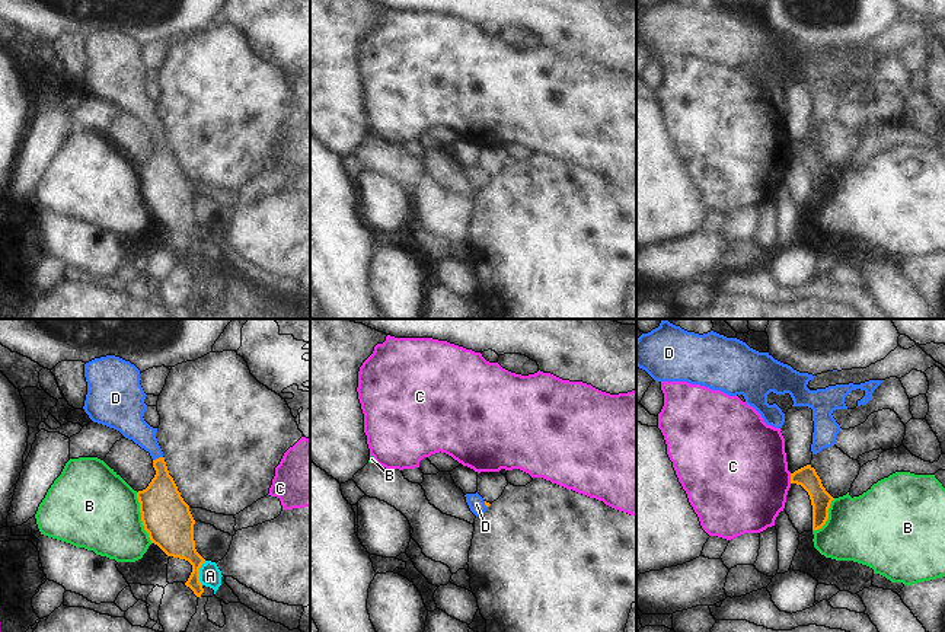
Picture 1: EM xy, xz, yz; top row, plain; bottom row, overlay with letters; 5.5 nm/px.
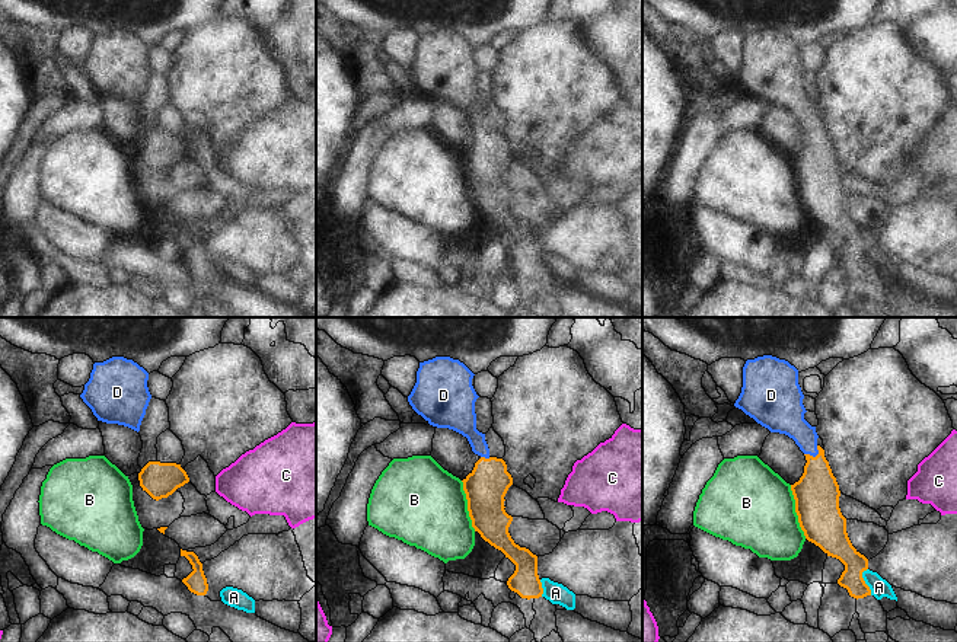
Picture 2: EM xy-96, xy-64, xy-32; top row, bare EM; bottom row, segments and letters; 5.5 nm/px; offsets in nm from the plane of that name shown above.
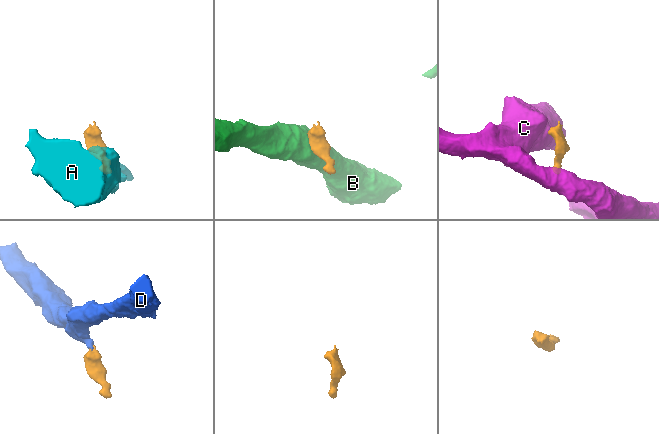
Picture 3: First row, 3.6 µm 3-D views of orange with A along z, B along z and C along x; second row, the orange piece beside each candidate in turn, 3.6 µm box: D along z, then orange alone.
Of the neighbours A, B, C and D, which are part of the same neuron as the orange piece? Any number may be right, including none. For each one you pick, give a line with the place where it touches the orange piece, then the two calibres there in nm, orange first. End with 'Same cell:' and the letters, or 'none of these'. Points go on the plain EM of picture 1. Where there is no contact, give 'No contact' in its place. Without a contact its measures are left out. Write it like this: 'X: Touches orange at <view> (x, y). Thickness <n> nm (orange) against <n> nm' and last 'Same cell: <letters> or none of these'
D: Touches orange at xy (159, 131). Thickness 240 nm (orange) against 160 nm
Same cell: D

